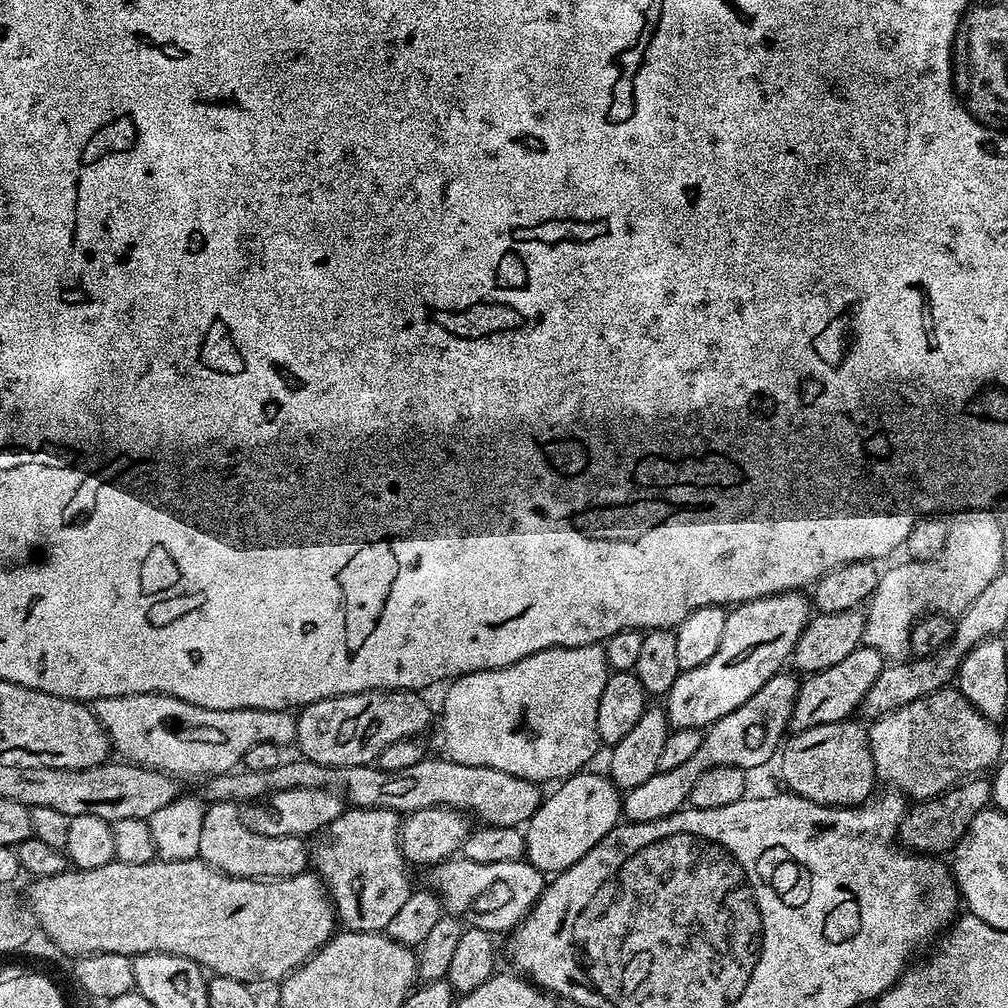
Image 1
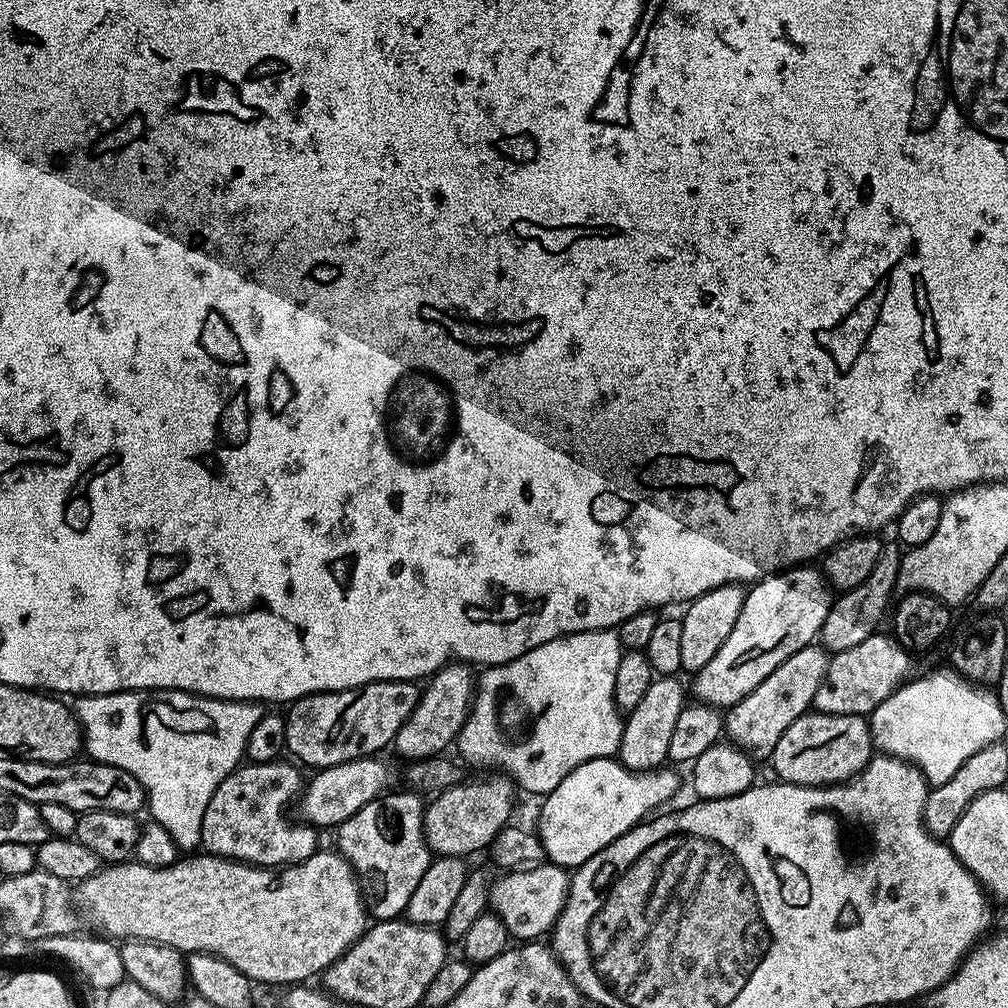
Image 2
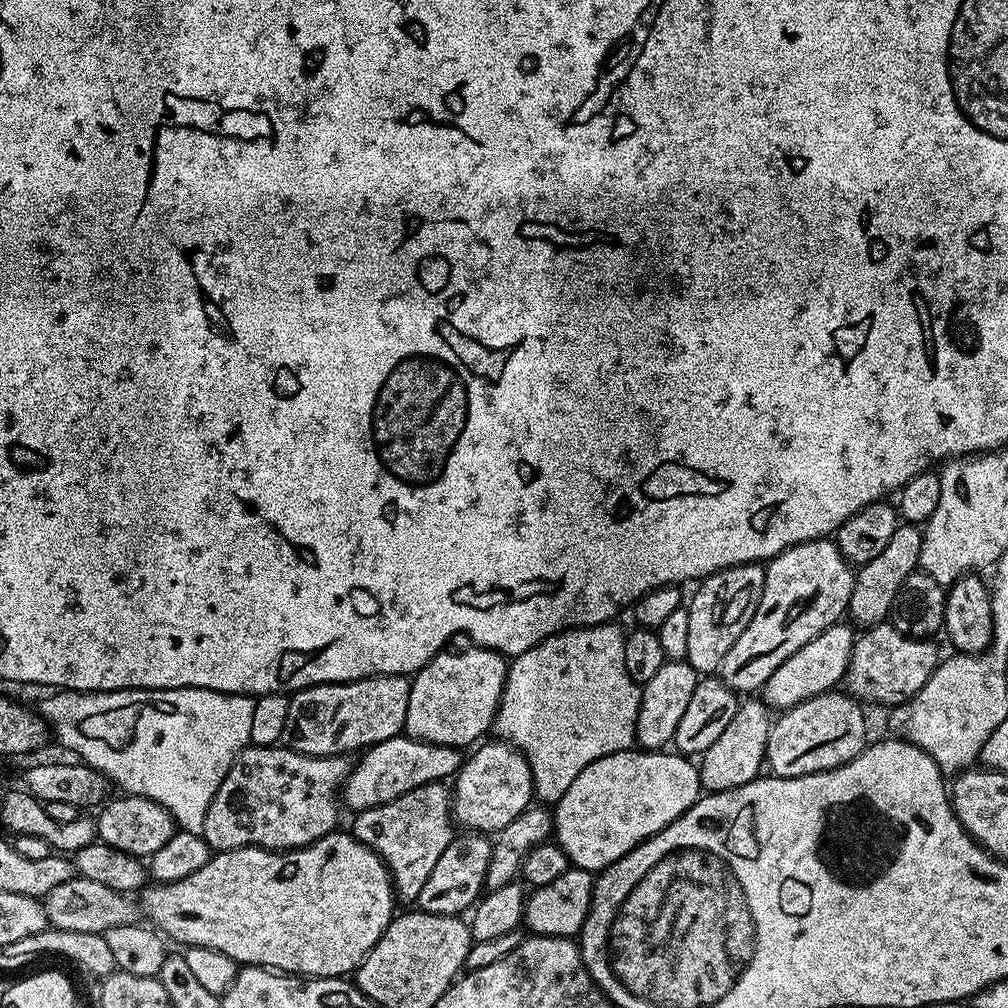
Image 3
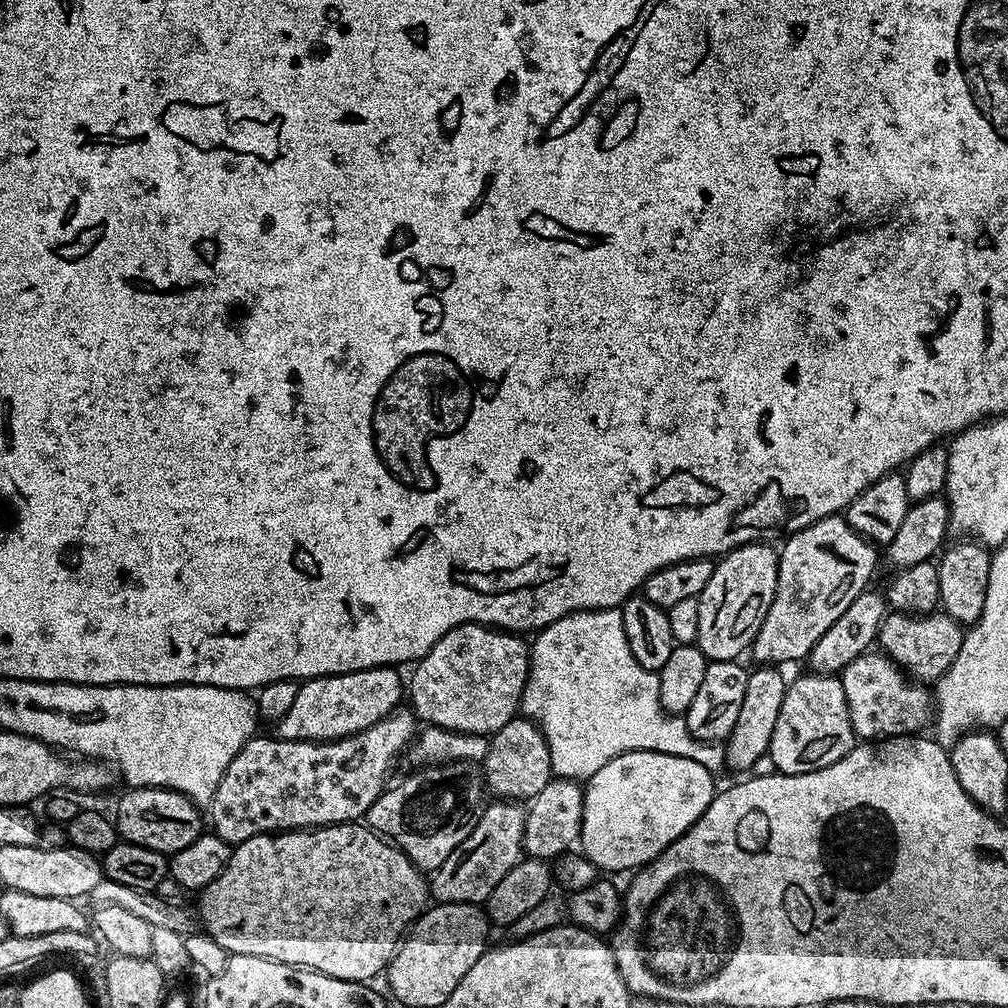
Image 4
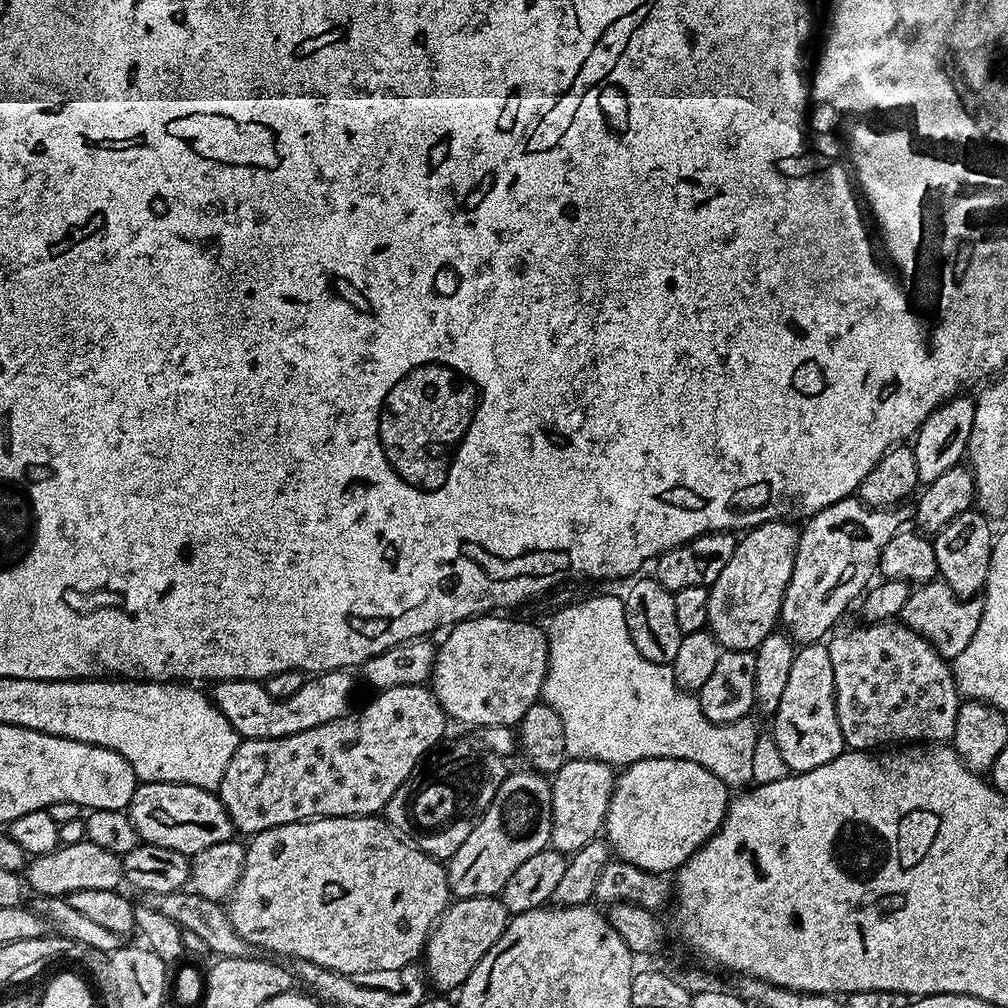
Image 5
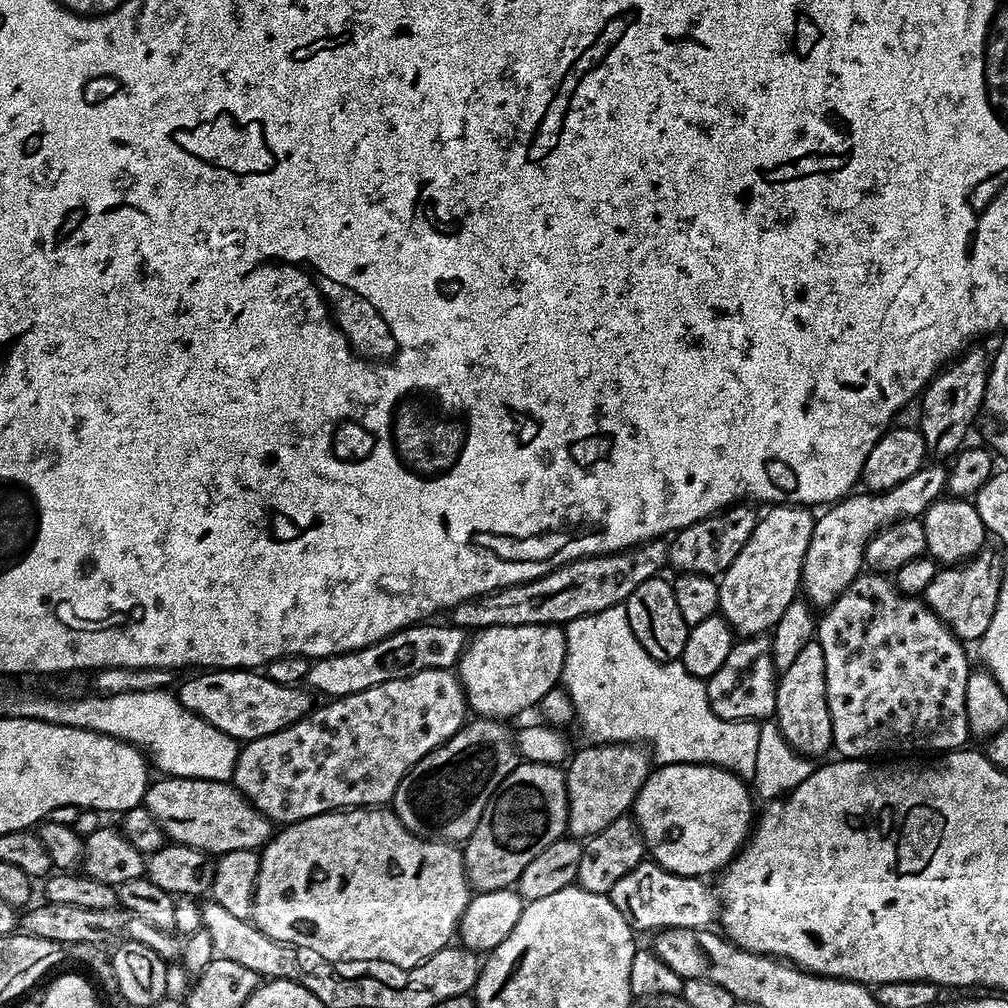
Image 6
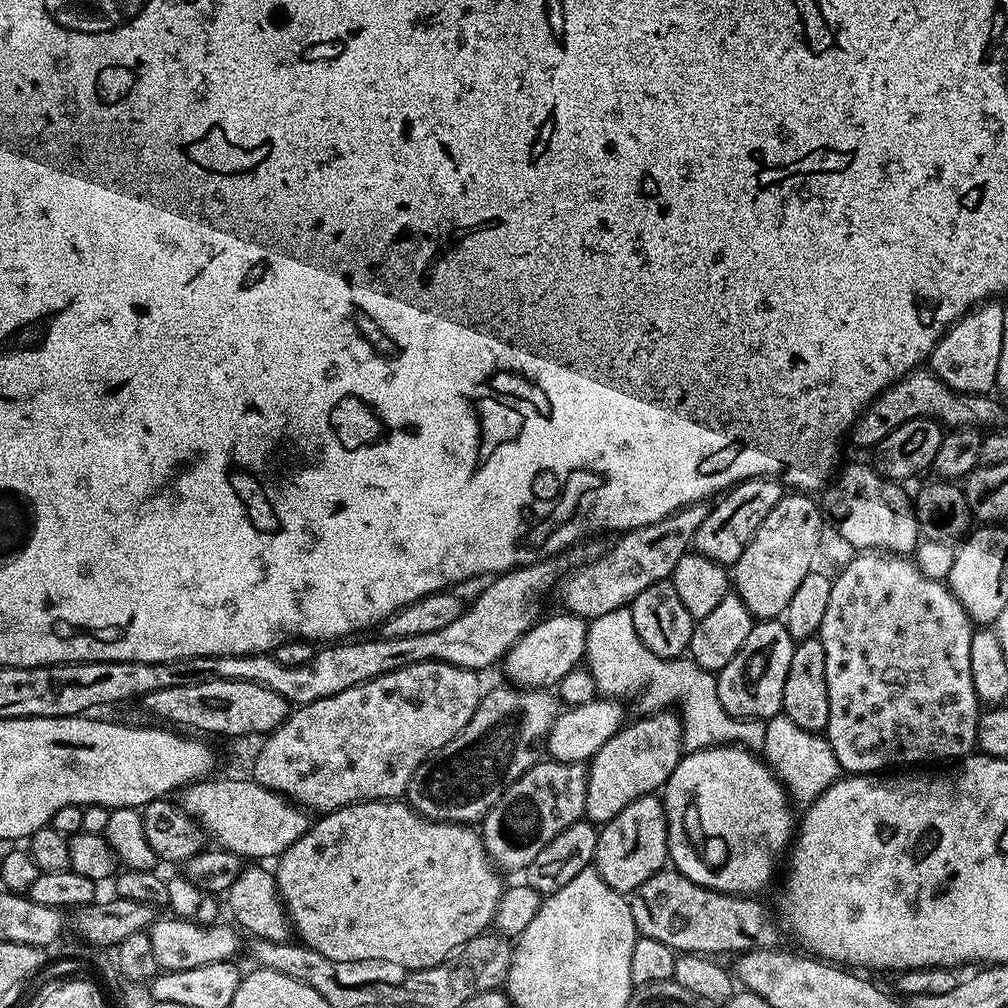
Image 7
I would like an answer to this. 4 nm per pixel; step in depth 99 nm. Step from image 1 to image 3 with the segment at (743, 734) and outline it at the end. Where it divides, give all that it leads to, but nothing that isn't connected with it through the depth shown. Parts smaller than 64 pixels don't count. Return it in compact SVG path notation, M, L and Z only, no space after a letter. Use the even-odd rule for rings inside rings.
M837 622L831 624L822 634L818 634L802 650L795 652L770 678L763 686L762 699L769 709L783 710L793 708L796 704L801 704L803 700L814 698L823 692L833 691L836 684L845 679L850 666L850 654L856 641L857 633L853 625L848 622Z

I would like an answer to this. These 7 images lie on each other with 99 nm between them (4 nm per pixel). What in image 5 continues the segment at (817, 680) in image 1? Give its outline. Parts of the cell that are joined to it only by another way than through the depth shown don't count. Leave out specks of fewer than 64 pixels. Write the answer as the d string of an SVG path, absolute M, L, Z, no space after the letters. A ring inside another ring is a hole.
M937 578L928 584L912 588L910 598L906 598L906 606L902 606L898 617L905 628L914 630L941 656L949 662L956 660L966 646L970 646L970 638L978 630L978 622L982 622L984 601L980 598L956 596L944 581Z

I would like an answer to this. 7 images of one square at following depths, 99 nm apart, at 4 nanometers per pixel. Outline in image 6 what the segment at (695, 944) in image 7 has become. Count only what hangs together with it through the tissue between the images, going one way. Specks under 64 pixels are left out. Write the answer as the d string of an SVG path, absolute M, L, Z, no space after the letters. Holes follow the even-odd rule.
M645 860L629 874L624 874L611 887L609 896L614 906L629 918L629 924L637 931L709 928L721 917L722 901L719 893L707 884L701 877L674 874L653 860Z

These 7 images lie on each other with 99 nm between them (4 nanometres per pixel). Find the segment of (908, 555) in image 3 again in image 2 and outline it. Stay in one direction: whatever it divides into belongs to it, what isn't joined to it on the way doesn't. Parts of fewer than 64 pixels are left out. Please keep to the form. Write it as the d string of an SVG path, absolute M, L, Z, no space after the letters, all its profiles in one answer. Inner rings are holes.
M885 547L881 551L878 562L874 562L874 570L870 570L870 578L866 578L866 582L835 597L830 614L826 614L826 622L822 622L818 637L825 652L835 654L850 650L850 646L858 646L858 642L866 642L866 638L872 633L881 631L880 623L883 620L885 623L898 592L898 570L902 552L899 547L896 548Z

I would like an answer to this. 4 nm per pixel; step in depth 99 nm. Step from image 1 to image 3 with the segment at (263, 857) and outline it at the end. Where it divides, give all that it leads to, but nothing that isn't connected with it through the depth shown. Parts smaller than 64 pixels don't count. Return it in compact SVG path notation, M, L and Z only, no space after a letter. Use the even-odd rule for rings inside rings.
M258 746L243 748L230 766L222 786L214 794L206 810L202 833L213 853L229 852L239 848L270 848L291 850L305 848L323 836L337 831L342 813L342 800L338 793L352 773L353 761L347 755L307 756L287 746Z

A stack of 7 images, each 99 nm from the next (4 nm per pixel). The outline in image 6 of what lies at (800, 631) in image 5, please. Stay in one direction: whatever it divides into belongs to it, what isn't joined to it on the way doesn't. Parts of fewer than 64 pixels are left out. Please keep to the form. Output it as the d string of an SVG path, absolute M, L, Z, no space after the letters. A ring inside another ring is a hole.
M928 462L910 478L906 478L906 482L890 490L879 494L863 494L864 496L849 494L843 500L833 503L827 510L821 511L824 513L816 516L816 525L810 534L810 550L806 550L806 558L800 575L803 599L816 610L830 607L844 593L846 586L850 586L850 582L854 582L854 578L861 575L865 567L864 551L873 536L888 525L895 524L897 520L923 517L926 509L945 495L947 482L948 468L940 462Z

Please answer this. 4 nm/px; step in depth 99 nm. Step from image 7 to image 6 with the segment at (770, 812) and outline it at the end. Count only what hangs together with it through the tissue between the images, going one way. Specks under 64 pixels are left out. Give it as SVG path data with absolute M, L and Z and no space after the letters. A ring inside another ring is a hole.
M665 764L648 773L648 781L636 795L634 819L644 833L644 843L653 861L674 874L708 878L711 872L716 874L727 868L748 843L754 827L752 800L749 785L725 768L711 768L709 764Z

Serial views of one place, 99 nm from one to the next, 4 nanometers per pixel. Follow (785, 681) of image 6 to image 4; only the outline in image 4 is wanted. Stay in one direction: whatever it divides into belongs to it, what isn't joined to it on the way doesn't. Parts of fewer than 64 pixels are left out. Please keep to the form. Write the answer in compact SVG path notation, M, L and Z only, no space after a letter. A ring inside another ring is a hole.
M813 671L807 675L788 684L778 710L774 738L770 738L768 747L768 757L774 762L777 773L786 776L830 766L858 743L850 722L850 710L846 706L846 690L842 690L839 675Z

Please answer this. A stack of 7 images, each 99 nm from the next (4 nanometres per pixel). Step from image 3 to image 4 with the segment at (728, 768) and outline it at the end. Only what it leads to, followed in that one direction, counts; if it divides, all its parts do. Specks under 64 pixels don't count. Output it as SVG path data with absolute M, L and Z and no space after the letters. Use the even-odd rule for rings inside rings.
M756 666L749 671L742 711L738 713L738 722L734 722L734 730L723 745L724 763L729 769L732 767L736 772L747 773L758 758L768 755L770 738L774 738L774 726L778 722L778 710L788 689L786 679L780 672L783 671L776 666Z

